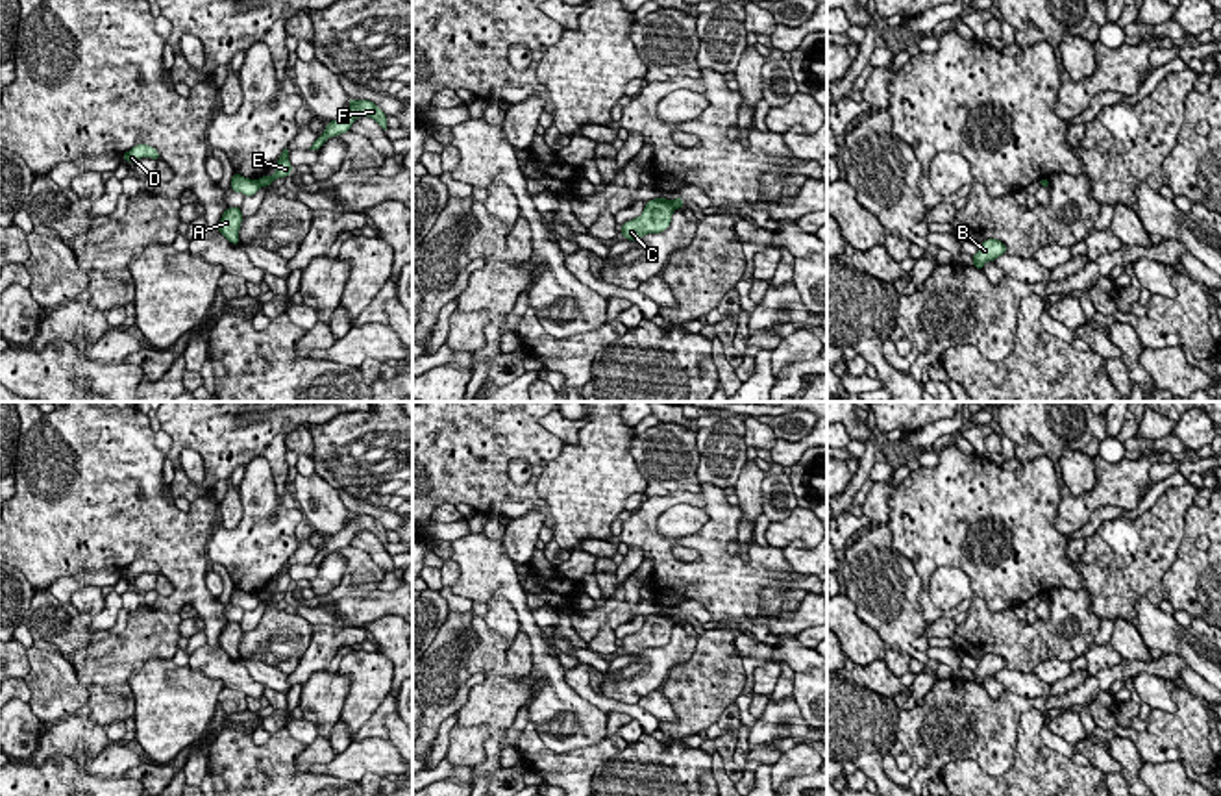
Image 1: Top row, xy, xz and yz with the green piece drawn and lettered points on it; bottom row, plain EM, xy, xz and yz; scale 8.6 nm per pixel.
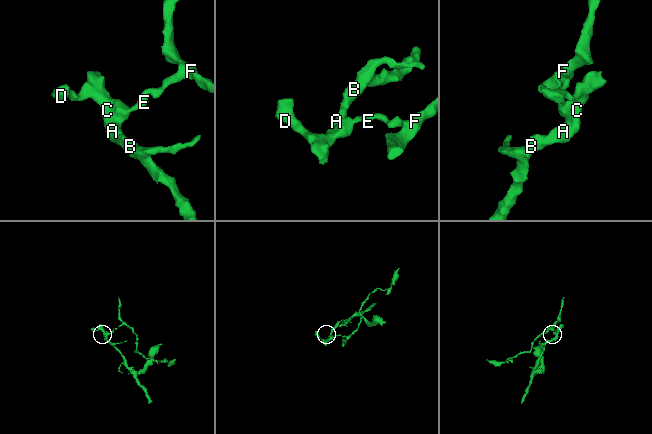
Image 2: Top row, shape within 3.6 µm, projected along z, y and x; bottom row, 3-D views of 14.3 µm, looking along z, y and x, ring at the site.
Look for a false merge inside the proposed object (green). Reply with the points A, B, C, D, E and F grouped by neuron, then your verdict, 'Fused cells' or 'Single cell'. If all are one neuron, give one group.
Groups: A B C D / E F. Fused cells

